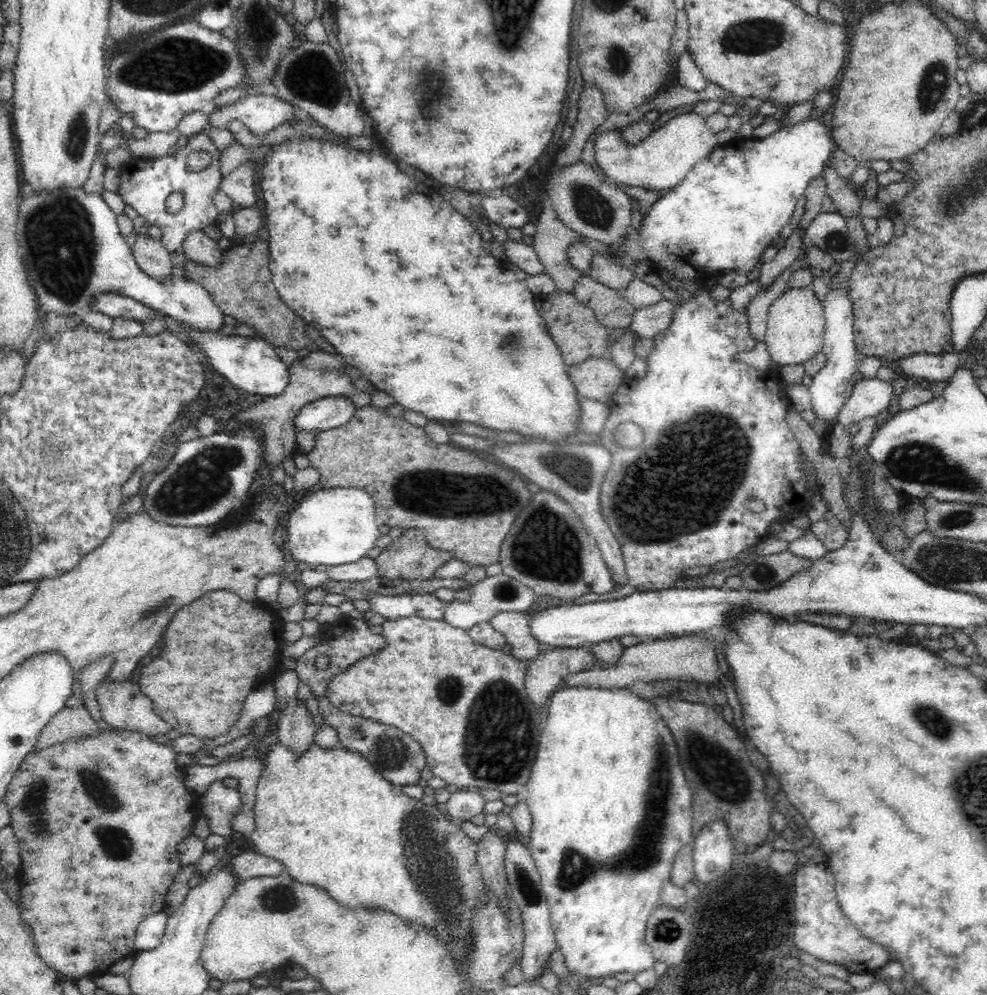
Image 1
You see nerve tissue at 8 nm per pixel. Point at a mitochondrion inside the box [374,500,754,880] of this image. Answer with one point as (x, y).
(498, 746)

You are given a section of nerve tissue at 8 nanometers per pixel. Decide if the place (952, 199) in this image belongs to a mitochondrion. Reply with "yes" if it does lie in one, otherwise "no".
yes

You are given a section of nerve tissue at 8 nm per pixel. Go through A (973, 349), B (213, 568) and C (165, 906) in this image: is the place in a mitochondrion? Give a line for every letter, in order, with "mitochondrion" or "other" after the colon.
A: other
B: other
C: other

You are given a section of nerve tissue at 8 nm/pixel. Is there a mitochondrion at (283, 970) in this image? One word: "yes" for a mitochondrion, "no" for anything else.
no

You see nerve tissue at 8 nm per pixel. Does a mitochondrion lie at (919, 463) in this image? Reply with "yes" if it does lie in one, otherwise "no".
yes

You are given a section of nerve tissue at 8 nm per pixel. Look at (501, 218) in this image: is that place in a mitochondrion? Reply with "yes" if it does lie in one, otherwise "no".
no

